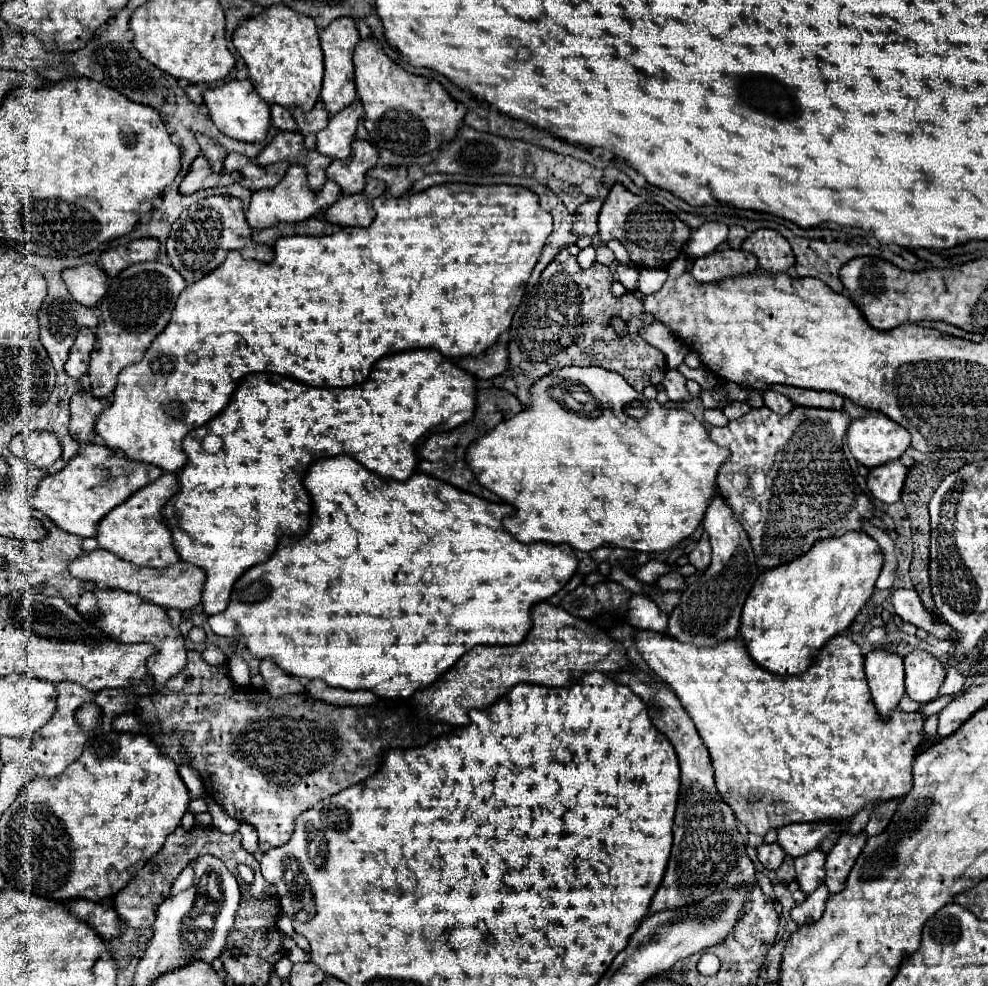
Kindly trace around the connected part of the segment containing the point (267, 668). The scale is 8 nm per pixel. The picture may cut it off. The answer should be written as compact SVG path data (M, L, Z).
M271 658L261 660L259 672L265 680L263 688L275 698L285 696L285 694L303 694L305 692L305 686L299 682L299 678L285 674Z

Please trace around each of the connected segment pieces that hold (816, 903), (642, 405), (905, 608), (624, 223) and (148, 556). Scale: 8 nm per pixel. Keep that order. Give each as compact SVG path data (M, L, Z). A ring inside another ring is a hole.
M821 884L813 894L809 894L805 898L803 904L797 904L793 910L791 910L791 918L797 926L807 926L807 924L813 924L817 922L823 912L825 912L825 900L827 900L829 892L827 892L827 886Z
M599 366L563 368L563 370L555 372L555 376L545 376L543 380L539 380L539 384L535 384L535 388L531 388L531 394L533 394L531 406L525 408L523 414L513 416L511 420L505 420L495 430L491 430L485 436L481 436L479 440L475 440L475 444L471 444L471 448L467 450L467 462L471 464L471 470L475 472L477 480L515 508L515 514L505 518L505 528L519 542L569 544L571 548L581 550L581 552L591 552L591 550L597 550L603 546L625 548L625 550L635 550L635 552L665 552L665 550L673 548L675 544L679 544L681 540L689 538L699 528L713 496L717 494L717 472L721 468L721 464L725 464L729 460L731 452L727 448L713 444L709 440L707 428L693 414L689 414L687 410L681 410L681 408L663 408L659 402L647 400L643 394L635 392L623 376L619 376L611 370L599 368Z
M913 588L895 590L893 608L905 622L911 622L917 628L923 628L925 632L929 632L931 636L935 636L939 640L953 640L953 642L959 640L959 634L955 634L955 630L951 630L949 624L945 624L941 618L937 618L933 612L929 612L923 606L923 602L919 600L919 596Z
M615 184L603 202L599 214L599 238L603 244L609 240L619 240L629 260L639 264L641 268L657 268L667 270L667 266L683 252L683 244L689 240L691 228L681 222L675 214L667 212L661 204L643 200L641 196L631 194L623 184Z
M163 474L159 480L147 484L145 488L137 490L129 500L125 500L121 506L113 508L101 522L97 532L99 548L111 550L117 556L123 556L123 560L129 560L137 566L171 566L179 562L179 554L173 548L171 530L165 524L163 506L169 498L173 498L179 492L179 480L175 474Z

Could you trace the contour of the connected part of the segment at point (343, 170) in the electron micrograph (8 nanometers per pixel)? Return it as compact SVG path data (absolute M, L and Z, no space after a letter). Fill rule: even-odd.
M355 140L347 160L333 160L327 178L337 182L345 194L359 194L365 188L367 172L377 164L379 152L367 140Z

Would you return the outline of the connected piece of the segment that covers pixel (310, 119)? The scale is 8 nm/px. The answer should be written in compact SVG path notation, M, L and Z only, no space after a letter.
M319 100L313 110L309 112L303 112L301 108L293 108L291 110L295 120L297 120L297 126L299 126L299 132L305 136L305 148L315 148L317 146L317 132L323 130L329 122L329 112L325 110L323 102Z

